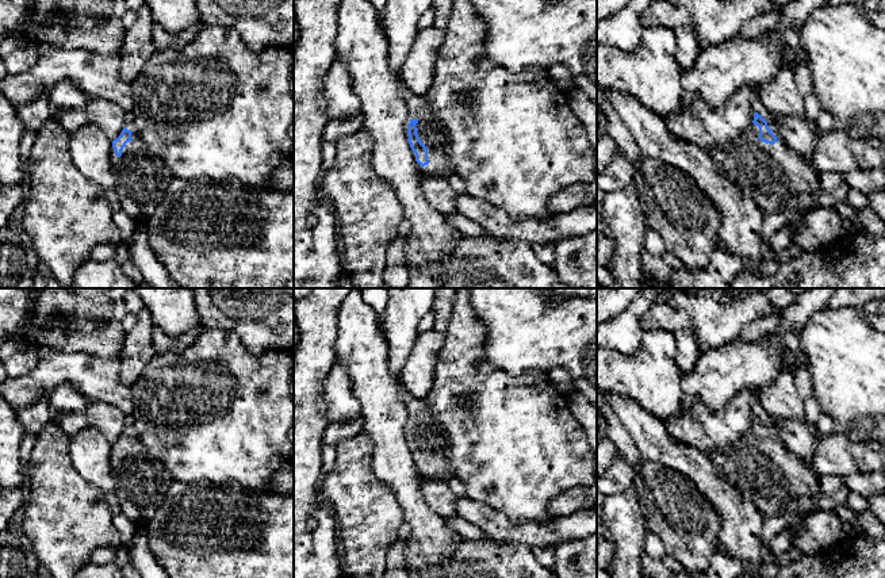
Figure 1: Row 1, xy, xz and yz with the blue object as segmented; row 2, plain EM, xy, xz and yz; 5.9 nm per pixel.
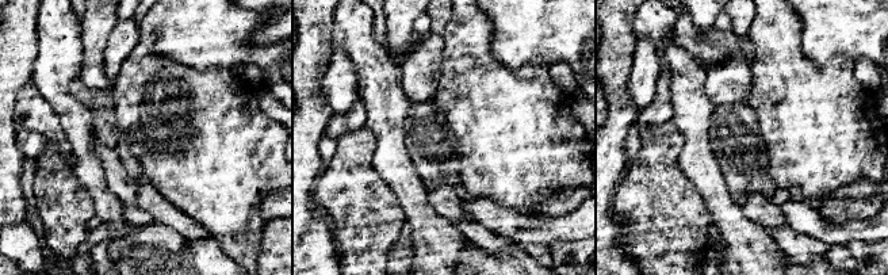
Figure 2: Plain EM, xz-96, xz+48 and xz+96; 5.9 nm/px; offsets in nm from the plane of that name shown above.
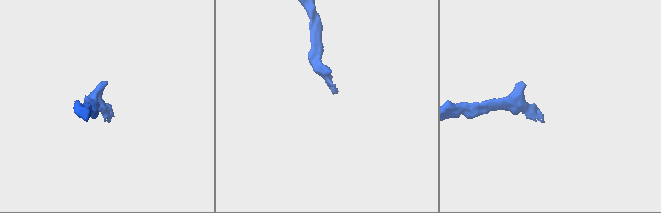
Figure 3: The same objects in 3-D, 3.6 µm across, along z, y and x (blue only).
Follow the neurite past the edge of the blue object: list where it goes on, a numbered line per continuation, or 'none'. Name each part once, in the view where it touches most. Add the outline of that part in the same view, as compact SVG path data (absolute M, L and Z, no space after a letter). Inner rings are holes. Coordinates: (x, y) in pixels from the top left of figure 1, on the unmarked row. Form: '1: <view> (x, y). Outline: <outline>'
1: xz (430, 436). Outline: M406 391L402 394L402 397L403 397L403 401L405 401L405 403L407 406L407 410L409 410L407 421L406 421L406 425L405 425L405 439L406 439L406 441L409 441L407 428L410 426L410 424L413 421L417 422L418 426L415 428L415 430L417 430L418 441L428 452L429 467L425 468L425 470L421 470L417 466L418 472L421 475L429 478L429 479L433 479L433 481L448 482L449 479L455 478L455 472L453 472L453 468L452 468L452 466L451 466L451 463L447 458L448 440L447 440L447 436L445 436L444 430L433 420L426 401L415 399L410 394L407 394Z

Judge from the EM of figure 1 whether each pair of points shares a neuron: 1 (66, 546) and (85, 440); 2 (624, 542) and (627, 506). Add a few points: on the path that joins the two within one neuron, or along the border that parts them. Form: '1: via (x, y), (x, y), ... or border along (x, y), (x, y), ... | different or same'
1: border along (68, 444), (72, 466), (104, 493) | different
2: via (625, 534), (625, 515) | same

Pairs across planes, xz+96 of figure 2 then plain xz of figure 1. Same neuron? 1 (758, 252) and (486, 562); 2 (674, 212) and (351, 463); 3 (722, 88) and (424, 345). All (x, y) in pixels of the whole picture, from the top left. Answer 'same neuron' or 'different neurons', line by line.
1: different neurons
2: same neuron
3: same neuron

